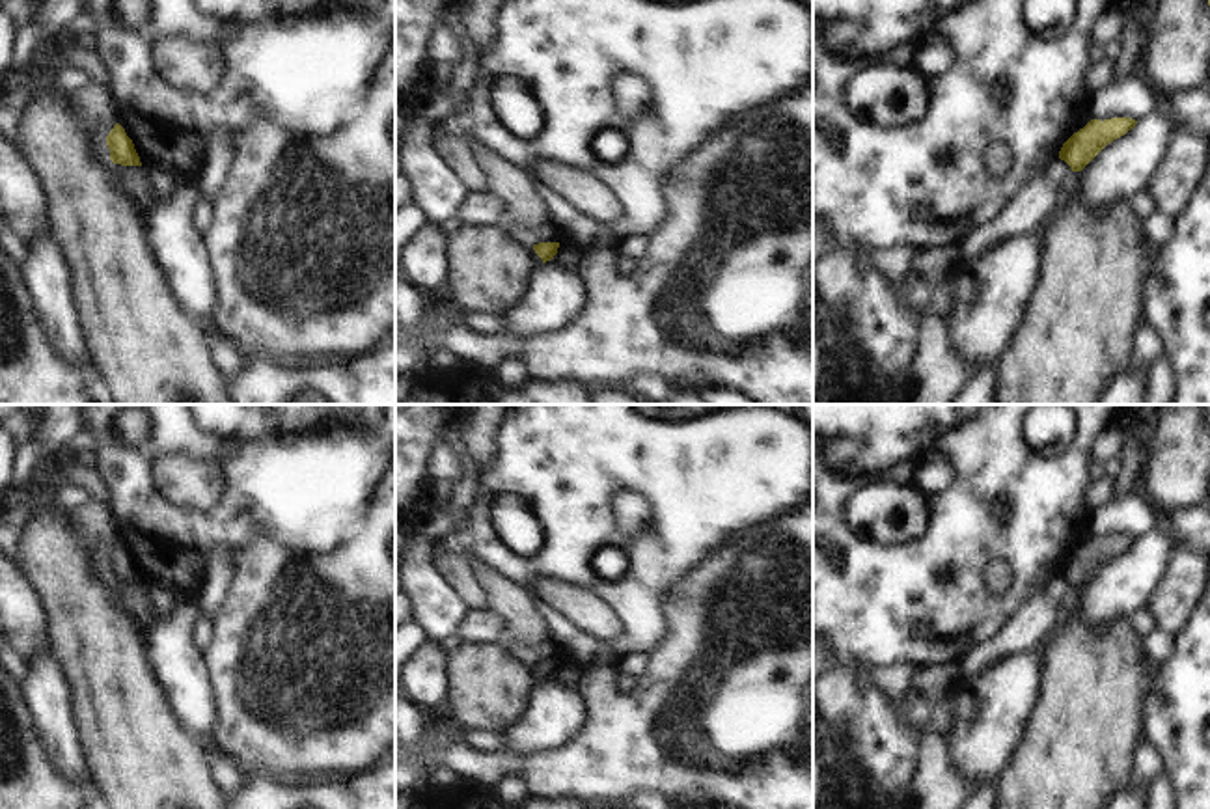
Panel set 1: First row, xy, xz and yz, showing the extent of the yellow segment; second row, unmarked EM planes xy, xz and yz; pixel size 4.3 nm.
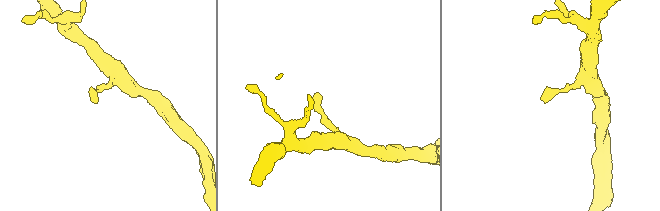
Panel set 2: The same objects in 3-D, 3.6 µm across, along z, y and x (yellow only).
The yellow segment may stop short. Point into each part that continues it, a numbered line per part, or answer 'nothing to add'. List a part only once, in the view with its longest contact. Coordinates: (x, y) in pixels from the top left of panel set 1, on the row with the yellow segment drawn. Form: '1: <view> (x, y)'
nothing to add.

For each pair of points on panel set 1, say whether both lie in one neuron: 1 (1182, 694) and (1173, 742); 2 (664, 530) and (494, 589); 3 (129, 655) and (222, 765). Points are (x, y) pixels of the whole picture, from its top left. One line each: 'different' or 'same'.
1: same
2: different
3: different

